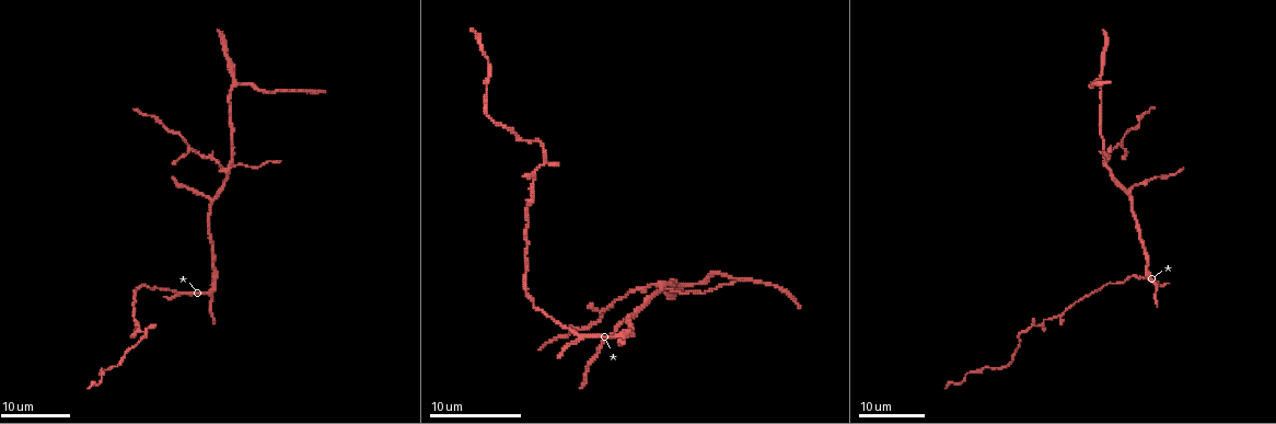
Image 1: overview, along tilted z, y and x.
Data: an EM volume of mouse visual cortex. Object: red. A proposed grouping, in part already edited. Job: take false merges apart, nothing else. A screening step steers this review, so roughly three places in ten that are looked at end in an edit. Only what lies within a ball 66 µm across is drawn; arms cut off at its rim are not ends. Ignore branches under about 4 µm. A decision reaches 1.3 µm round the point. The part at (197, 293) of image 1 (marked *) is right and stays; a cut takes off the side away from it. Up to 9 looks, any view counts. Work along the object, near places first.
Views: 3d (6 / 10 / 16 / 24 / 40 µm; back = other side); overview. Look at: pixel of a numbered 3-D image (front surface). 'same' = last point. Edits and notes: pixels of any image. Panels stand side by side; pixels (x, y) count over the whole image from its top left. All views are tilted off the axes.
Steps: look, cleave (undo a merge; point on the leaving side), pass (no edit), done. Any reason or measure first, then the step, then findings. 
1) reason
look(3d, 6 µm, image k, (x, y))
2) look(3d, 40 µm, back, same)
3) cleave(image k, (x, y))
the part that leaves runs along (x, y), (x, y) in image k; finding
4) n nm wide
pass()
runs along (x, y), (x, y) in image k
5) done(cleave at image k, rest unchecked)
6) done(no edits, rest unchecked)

arms part here
look(3d, 24 µm, image 1, (638, 313))

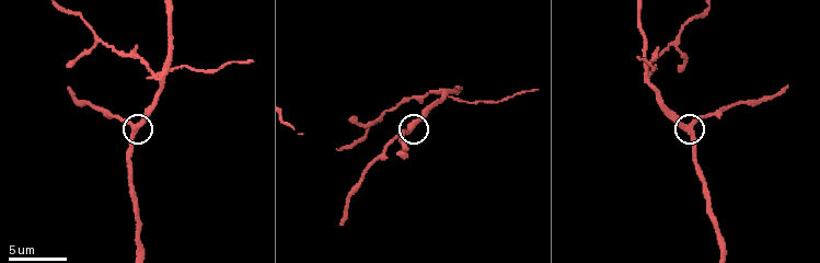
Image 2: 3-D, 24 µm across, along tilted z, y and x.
look(3d, 10 µm, image 2, (136, 125))

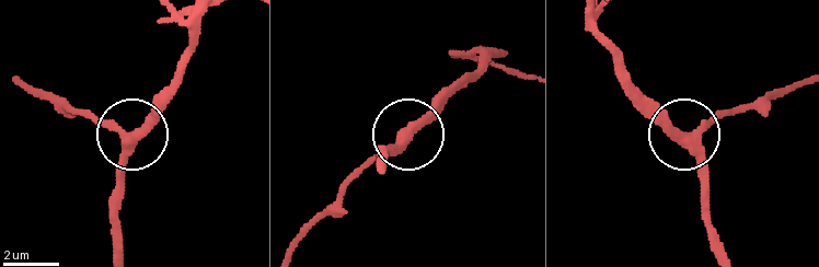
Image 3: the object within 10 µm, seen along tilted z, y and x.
side arm 12 µm
pass()
runs along (724, 247), (710, 212), (705, 163), (685, 137), (739, 105) in image 3; one neuron here

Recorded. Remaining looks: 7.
sudden change in width
look(3d, 6 µm, image 2, (723, 111))

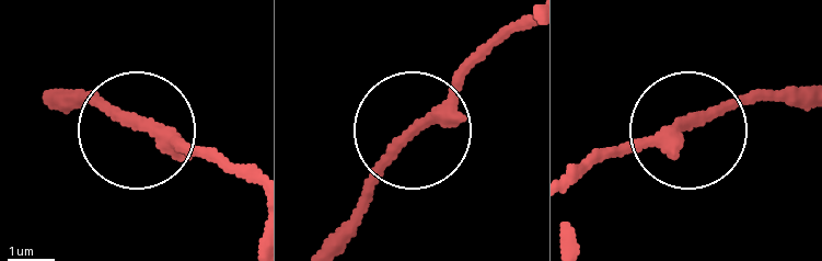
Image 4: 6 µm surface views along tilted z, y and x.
pass()
runs along (251, 183), (100, 103), (49, 91) in image 4; continuous, no second neuron

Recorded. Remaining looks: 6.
four or more arms meet
look(3d, 16 µm, image 2, (648, 72))

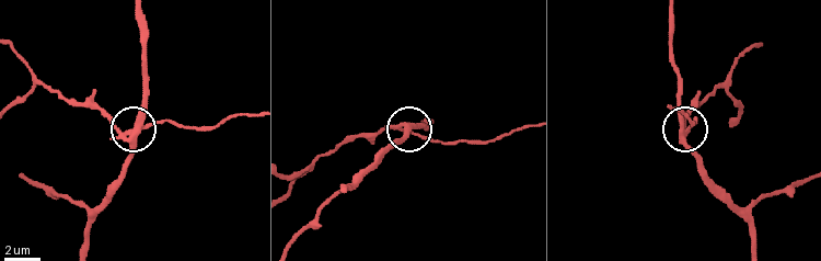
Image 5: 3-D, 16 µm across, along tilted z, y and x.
cleave(image 5, (421, 138))
the part that leaves runs along (399, 126), (371, 136), (345, 138), (292, 184) in image 5; two neurons meet here

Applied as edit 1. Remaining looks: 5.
look(overview)

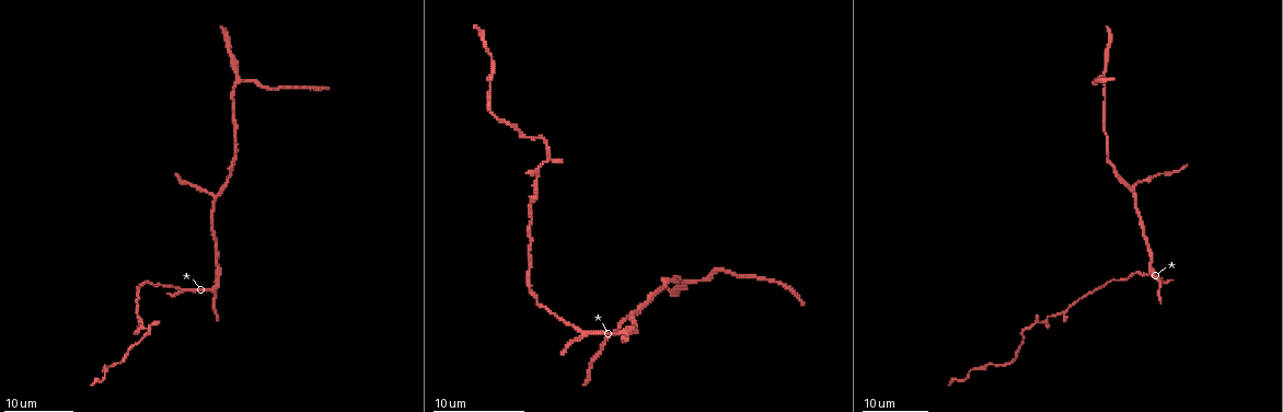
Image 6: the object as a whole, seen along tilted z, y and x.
look(3d, 24 µm, image 6, (689, 283))

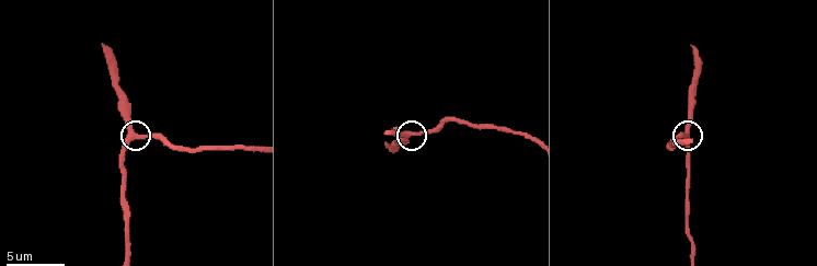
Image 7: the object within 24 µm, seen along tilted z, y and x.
look(3d, 10 µm, image 7, (134, 134))

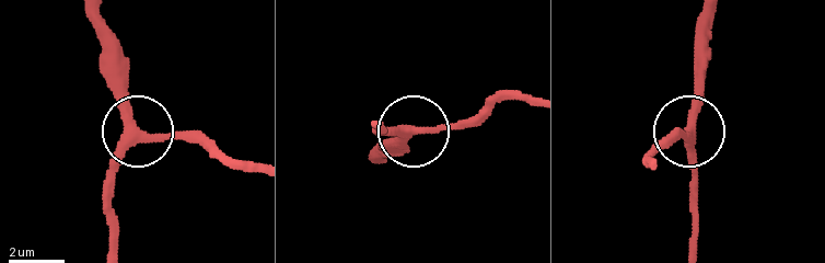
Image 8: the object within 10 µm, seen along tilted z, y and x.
pass()
runs along (694, 248), (694, 45) in image 8; all the same neuron

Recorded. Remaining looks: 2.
done(cleave at image 5, rest unchecked)

